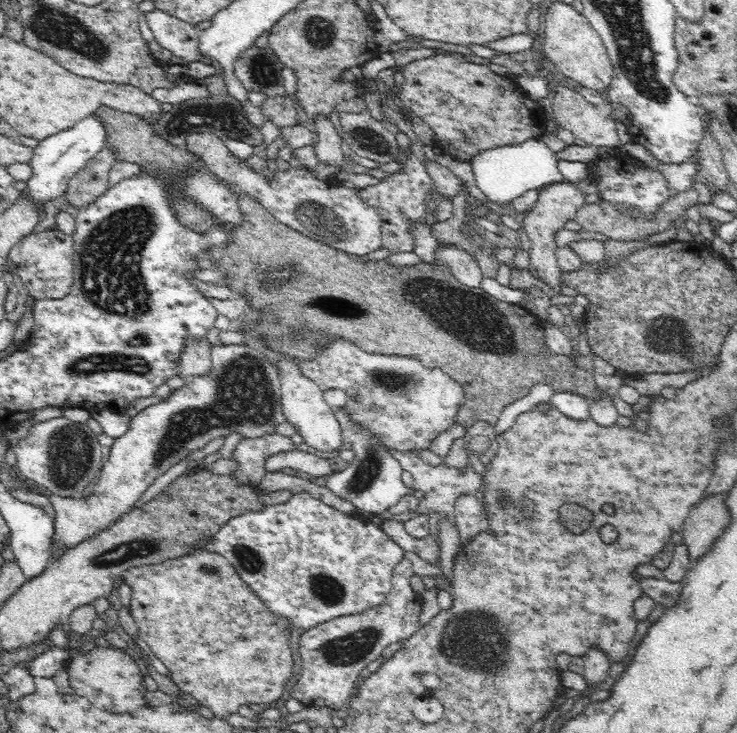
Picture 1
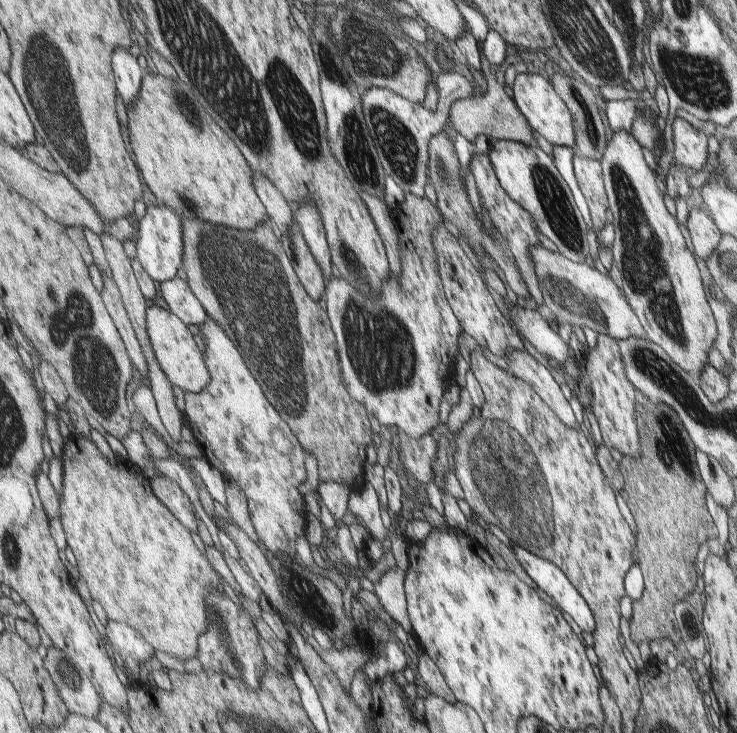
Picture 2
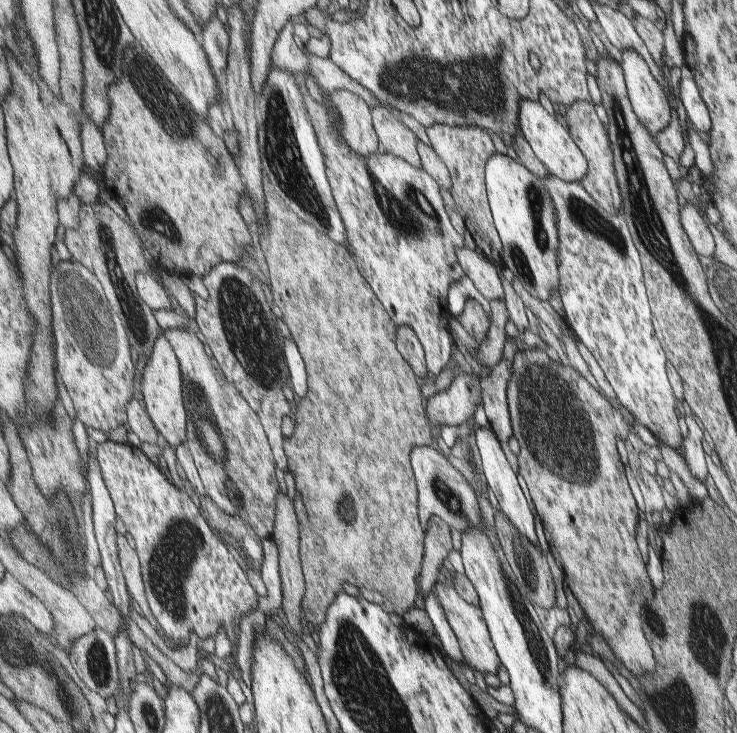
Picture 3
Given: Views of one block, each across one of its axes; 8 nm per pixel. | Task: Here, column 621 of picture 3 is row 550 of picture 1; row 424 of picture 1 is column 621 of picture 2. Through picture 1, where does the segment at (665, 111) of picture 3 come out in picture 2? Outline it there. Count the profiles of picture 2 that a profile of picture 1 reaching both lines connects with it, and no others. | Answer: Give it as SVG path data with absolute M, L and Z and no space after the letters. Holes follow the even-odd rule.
M613 131L599 161L607 206L613 218L614 241L610 251L615 268L621 272L622 294L639 319L645 338L661 347L679 368L697 381L700 370L707 363L707 351L716 337L716 324L708 305L709 292L701 285L695 258L685 248L675 216L666 209L664 194L655 185L654 170L645 163L641 147L630 131Z

